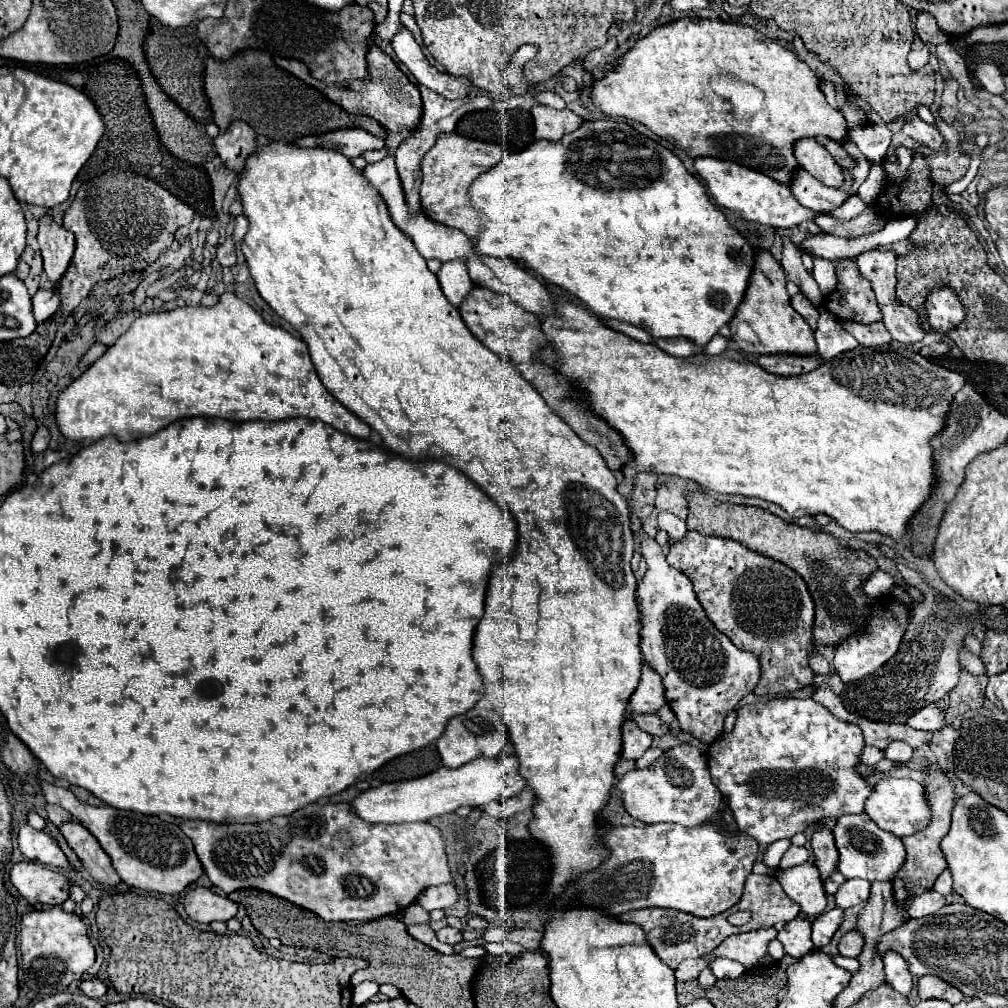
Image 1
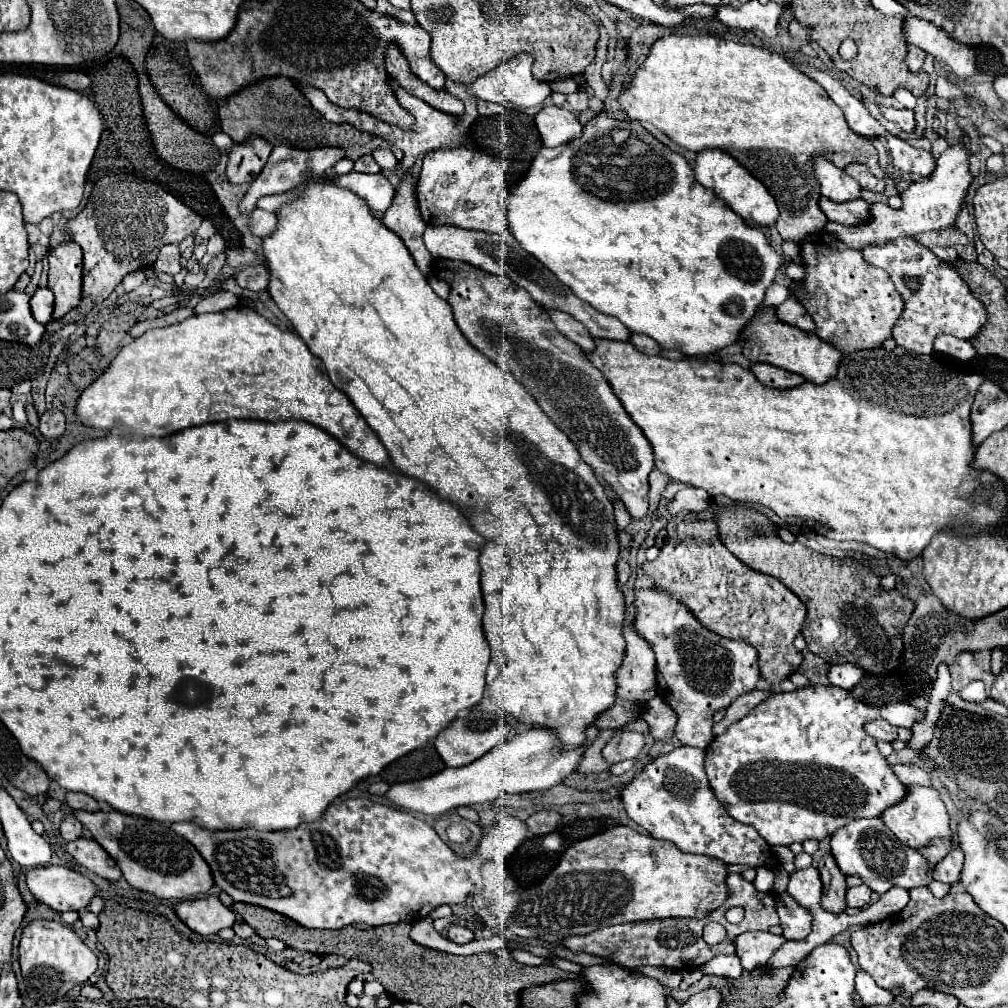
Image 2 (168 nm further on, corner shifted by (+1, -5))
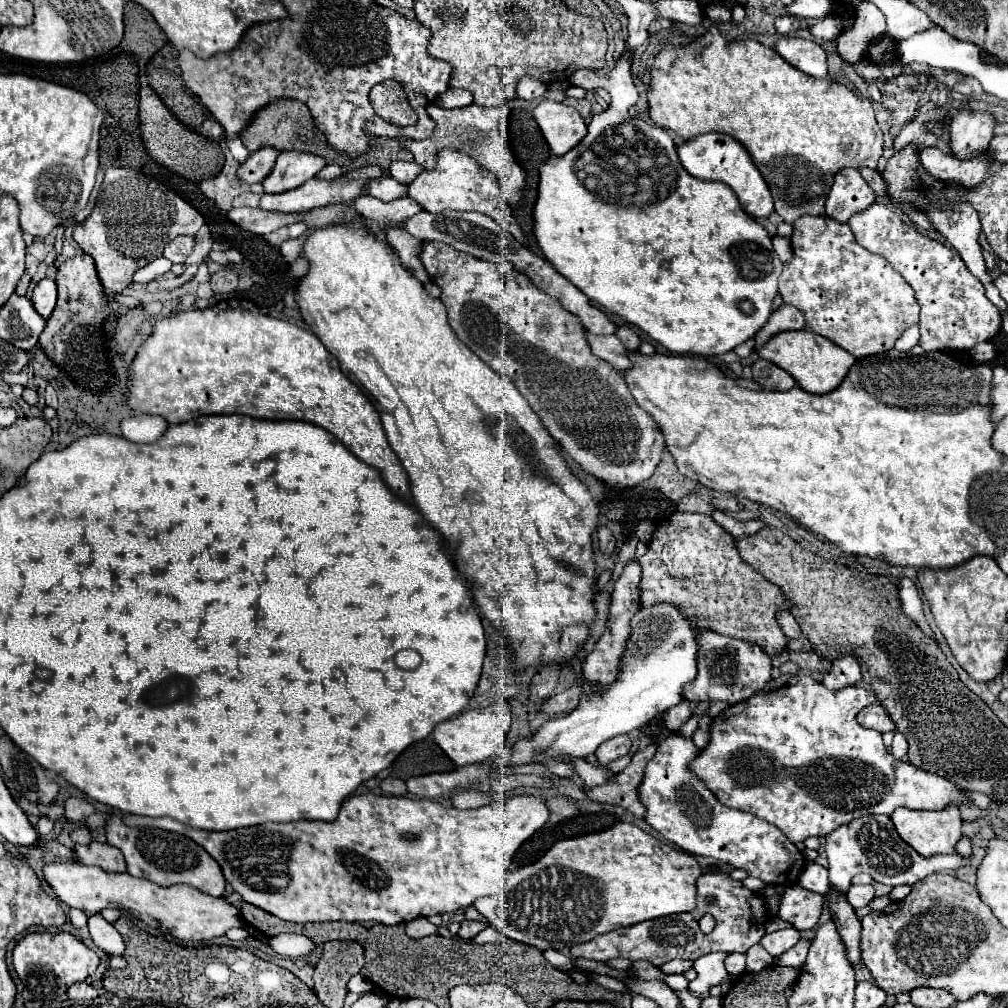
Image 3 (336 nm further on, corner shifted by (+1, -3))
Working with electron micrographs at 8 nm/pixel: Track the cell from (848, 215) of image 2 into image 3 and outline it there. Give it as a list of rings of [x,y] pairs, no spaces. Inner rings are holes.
[[[874,203],[866,211],[860,211],[848,223],[856,241],[868,251],[882,255],[914,289],[916,301],[922,309],[918,323],[918,345],[924,351],[968,351],[976,343],[990,341],[1000,333],[1002,313],[986,299],[982,283],[970,275],[958,251],[922,235],[914,225],[904,223],[904,219],[894,209],[880,203]]]

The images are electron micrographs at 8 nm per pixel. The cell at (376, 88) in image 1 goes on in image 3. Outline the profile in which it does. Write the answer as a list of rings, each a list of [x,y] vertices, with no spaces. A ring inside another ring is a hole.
[[[472,103],[462,109],[444,109],[444,107],[430,105],[428,113],[436,121],[436,129],[434,129],[432,137],[428,137],[424,141],[408,141],[406,143],[406,147],[414,153],[414,161],[424,165],[426,169],[434,169],[436,167],[436,151],[440,151],[440,149],[452,149],[452,151],[460,151],[464,155],[470,155],[484,169],[494,171],[494,175],[500,181],[500,189],[502,189],[504,199],[516,209],[522,201],[526,173],[516,163],[511,145],[506,139],[506,125],[508,125],[510,107],[506,103],[500,107],[480,107],[480,105]]]

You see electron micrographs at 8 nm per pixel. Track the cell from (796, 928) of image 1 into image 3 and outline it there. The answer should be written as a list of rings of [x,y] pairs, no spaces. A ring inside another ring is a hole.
[[[800,885],[794,887],[786,887],[784,895],[780,897],[780,919],[792,923],[798,931],[804,929],[814,929],[820,913],[822,913],[822,905],[824,905],[824,897],[814,893],[814,891],[806,891]]]

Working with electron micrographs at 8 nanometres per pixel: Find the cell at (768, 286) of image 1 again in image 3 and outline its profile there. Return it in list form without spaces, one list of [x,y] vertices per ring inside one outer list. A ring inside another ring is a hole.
[[[810,331],[778,333],[758,351],[758,355],[782,367],[786,373],[794,377],[800,389],[812,395],[826,395],[834,391],[844,381],[844,375],[850,371],[850,367],[858,361],[848,351],[842,351],[838,345],[830,343],[828,339],[822,339],[822,335],[814,335]]]

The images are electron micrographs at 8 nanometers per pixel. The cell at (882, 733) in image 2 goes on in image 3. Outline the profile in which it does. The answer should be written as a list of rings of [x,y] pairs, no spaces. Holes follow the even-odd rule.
[[[878,703],[870,705],[870,707],[864,707],[860,713],[858,713],[858,723],[862,723],[862,727],[868,727],[868,729],[876,729],[880,733],[886,733],[886,731],[894,731],[894,723],[890,721],[886,709]]]

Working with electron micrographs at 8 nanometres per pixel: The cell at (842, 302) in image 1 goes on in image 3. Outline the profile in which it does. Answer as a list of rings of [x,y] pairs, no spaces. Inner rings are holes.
[[[800,217],[794,221],[792,241],[792,259],[784,265],[780,275],[780,295],[784,303],[802,311],[806,331],[818,333],[838,347],[846,349],[858,359],[890,351],[894,341],[912,325],[918,323],[920,305],[916,303],[914,291],[908,281],[880,255],[860,247],[850,231],[848,223],[838,223],[828,217]]]

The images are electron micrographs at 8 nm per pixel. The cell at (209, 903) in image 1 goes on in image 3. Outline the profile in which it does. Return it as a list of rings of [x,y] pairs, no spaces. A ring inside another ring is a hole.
[[[78,861],[48,863],[44,865],[44,875],[60,901],[82,909],[86,915],[96,915],[106,907],[120,909],[144,921],[148,927],[168,931],[180,941],[208,941],[224,935],[232,927],[244,925],[240,911],[226,903],[226,899],[200,893],[190,885],[160,887],[152,881],[132,877],[130,873],[106,873],[100,867],[88,867]]]

